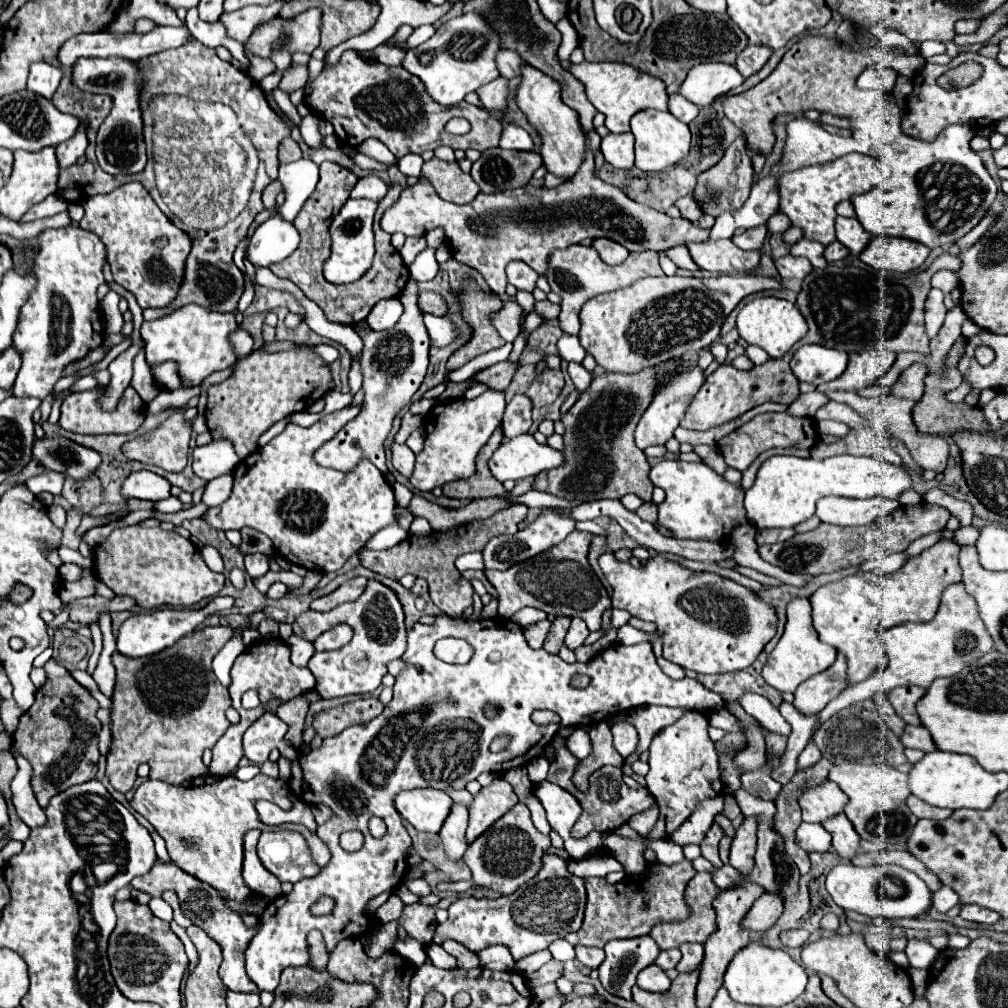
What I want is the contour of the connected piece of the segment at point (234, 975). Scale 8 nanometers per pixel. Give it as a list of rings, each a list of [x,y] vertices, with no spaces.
[[[156,861],[156,865],[152,867],[152,871],[144,877],[136,877],[132,883],[130,883],[136,891],[142,891],[142,893],[148,893],[152,897],[160,897],[164,891],[176,891],[178,899],[180,899],[180,905],[182,905],[182,911],[184,915],[194,923],[198,925],[200,929],[204,929],[208,933],[208,937],[212,937],[220,949],[222,949],[222,965],[220,965],[220,979],[224,981],[224,985],[230,989],[230,991],[242,991],[242,993],[260,993],[260,989],[256,987],[256,983],[248,977],[246,969],[244,969],[244,949],[248,947],[248,941],[256,935],[256,927],[246,927],[242,923],[242,915],[230,911],[224,903],[224,899],[218,895],[216,889],[212,889],[210,885],[204,885],[202,881],[194,879],[192,875],[184,873],[180,867],[176,867],[174,863],[168,863],[168,865],[162,865],[160,861]]]

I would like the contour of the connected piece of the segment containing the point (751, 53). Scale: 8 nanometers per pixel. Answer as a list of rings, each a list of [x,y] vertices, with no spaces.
[[[746,47],[736,57],[736,69],[742,73],[742,77],[750,77],[762,69],[770,55],[772,51],[768,47]]]

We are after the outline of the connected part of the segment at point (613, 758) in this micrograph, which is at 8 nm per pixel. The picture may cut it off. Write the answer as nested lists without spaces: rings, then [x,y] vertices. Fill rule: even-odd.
[[[596,723],[590,729],[590,739],[592,739],[592,753],[586,759],[582,759],[580,765],[576,765],[576,773],[572,777],[572,783],[582,793],[588,791],[588,777],[596,769],[600,769],[602,765],[616,765],[616,767],[624,765],[624,759],[620,757],[620,753],[616,753],[612,745],[612,733],[606,723]]]

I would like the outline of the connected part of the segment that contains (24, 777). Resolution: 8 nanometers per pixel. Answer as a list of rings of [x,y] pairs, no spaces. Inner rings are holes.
[[[12,741],[12,747],[10,747],[16,763],[18,763],[18,771],[12,779],[12,803],[16,807],[16,813],[18,817],[28,825],[28,827],[40,827],[46,823],[46,815],[44,815],[44,809],[38,805],[34,793],[32,793],[32,787],[30,787],[30,773],[32,773],[32,767],[30,763],[14,749],[14,741]]]

